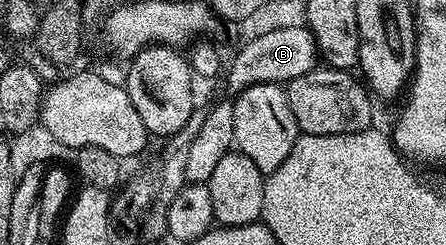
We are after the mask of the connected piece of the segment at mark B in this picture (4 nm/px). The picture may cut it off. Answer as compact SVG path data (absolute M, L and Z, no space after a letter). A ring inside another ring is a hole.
M306 26L275 30L243 43L239 48L228 70L228 88L234 96L250 85L290 83L300 75L310 73L320 60L318 44Z

